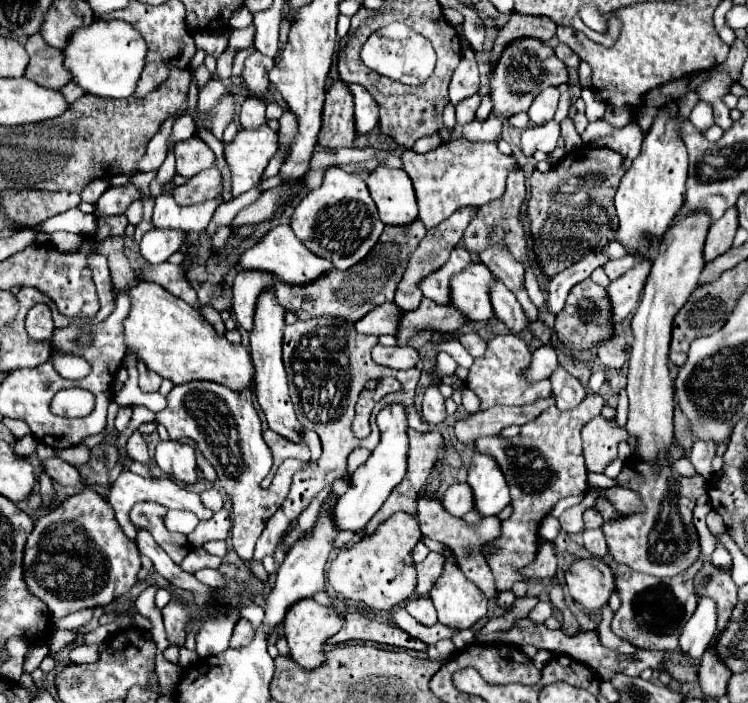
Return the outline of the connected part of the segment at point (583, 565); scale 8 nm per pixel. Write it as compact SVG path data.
M599 557L577 559L565 573L565 581L571 597L589 611L607 605L615 591L615 571Z

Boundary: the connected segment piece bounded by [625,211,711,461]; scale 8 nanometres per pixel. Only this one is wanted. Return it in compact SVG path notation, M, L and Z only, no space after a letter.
M699 211L699 215L687 215L673 219L663 235L663 243L657 247L651 273L643 287L643 295L637 307L633 325L633 349L627 373L629 395L629 421L625 429L637 437L637 455L641 461L655 461L659 451L669 449L673 443L673 379L669 375L669 343L673 317L687 303L691 291L697 287L697 279L703 271L703 245L711 219Z

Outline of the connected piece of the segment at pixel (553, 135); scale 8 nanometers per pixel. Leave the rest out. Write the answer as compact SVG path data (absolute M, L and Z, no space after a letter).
M547 121L545 125L539 125L539 127L527 127L521 137L523 153L527 157L531 157L535 151L551 153L551 151L555 151L559 137L561 137L559 123L555 123L555 121Z

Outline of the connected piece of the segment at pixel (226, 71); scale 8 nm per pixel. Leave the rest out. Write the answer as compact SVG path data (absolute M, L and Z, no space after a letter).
M225 49L225 53L219 57L217 61L217 73L219 73L219 79L227 81L231 77L231 69L233 69L233 59L237 55L237 49Z

